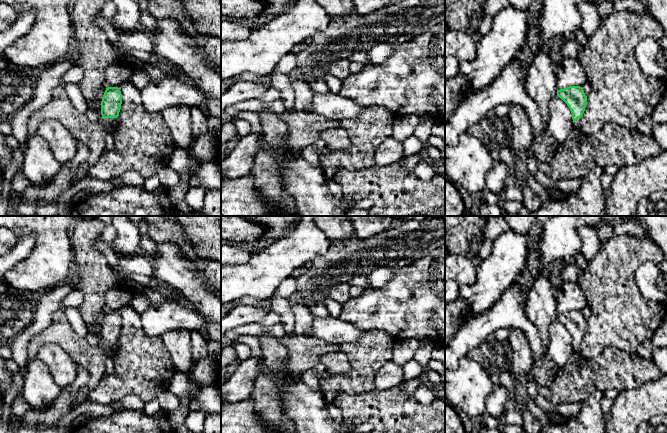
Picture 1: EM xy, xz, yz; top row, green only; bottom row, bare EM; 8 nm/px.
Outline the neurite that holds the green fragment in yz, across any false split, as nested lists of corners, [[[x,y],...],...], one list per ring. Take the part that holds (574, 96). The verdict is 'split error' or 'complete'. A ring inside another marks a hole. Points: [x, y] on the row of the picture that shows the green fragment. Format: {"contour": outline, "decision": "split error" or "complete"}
{"contour": [[[569,86],[564,89],[557,90],[557,96],[561,98],[569,107],[572,113],[574,128],[580,128],[581,118],[587,104],[587,96],[580,86]]], "decision": "split error"}

